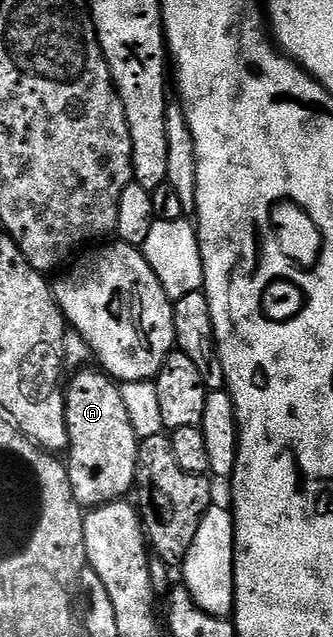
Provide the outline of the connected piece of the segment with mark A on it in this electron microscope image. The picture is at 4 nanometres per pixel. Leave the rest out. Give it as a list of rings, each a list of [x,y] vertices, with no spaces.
[[[79,369],[67,384],[64,406],[68,477],[74,498],[85,510],[123,501],[128,496],[127,492],[135,489],[139,443],[117,381],[101,369],[90,369]]]

